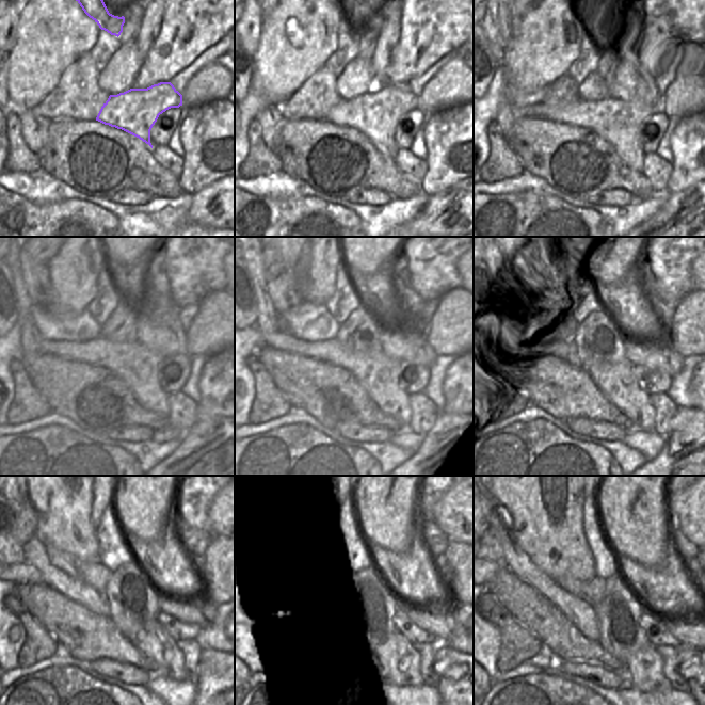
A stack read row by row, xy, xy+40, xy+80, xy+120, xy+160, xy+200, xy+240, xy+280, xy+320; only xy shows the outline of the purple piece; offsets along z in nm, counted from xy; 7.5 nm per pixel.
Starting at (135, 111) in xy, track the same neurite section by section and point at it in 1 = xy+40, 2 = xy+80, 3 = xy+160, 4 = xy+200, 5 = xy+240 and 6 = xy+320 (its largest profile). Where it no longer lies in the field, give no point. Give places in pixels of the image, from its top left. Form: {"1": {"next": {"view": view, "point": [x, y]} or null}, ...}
{"1": {"next": {"view": "xy+40", "point": [375, 113]}}, "2": {"next": {"view": "xy+80", "point": [618, 122]}}, "3": {"next": {"view": "xy+160", "point": [377, 372]}}, "4": {"next": {"view": "xy+200", "point": [618, 381]}}, "5": {"next": {"view": "xy+240", "point": [154, 641]}}, "6": {"next": {"view": "xy+320", "point": [643, 669]}}}

